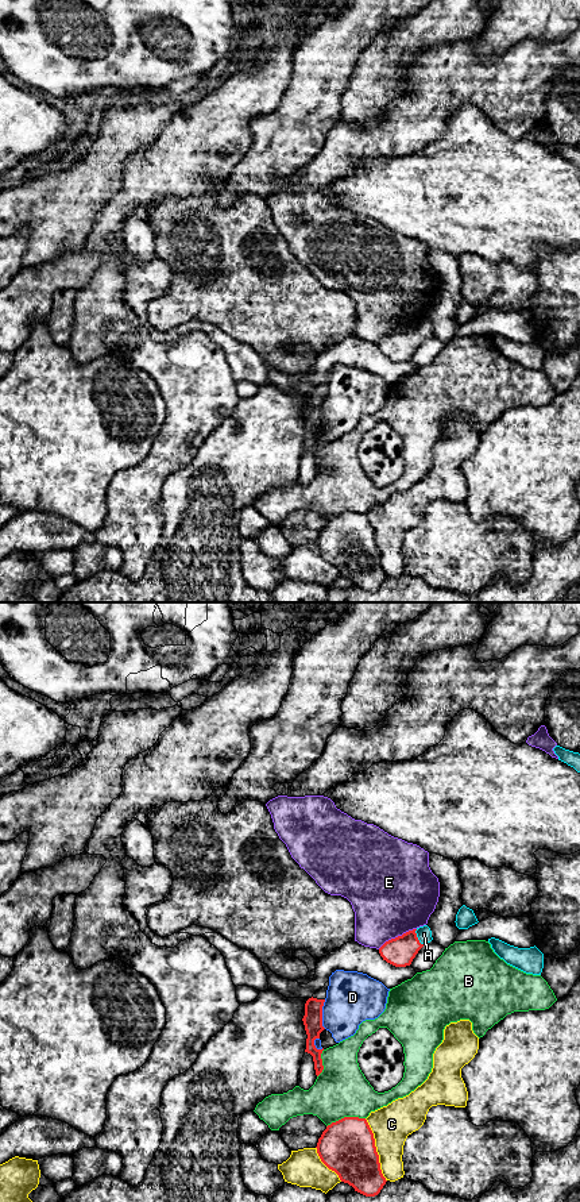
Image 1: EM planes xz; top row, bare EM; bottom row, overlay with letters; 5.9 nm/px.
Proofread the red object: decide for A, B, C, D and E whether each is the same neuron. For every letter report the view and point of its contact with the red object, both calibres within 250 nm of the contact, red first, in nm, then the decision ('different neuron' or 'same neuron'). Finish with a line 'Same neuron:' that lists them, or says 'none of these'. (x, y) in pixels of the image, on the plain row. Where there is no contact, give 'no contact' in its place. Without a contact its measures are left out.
A: contact xz (417, 332); calibres 170 and 90 nm; same neuron
B: contact xz (345, 512); calibres 320 and 320 nm; different neuron
C: contact xz (375, 544); calibres 320 and 240 nm; different neuron
D: contact xz (321, 409); calibres 110 and 320 nm; different neuron
E: contact xz (398, 331); calibres 170 and 480 nm; different neuron
Same neuron: A

